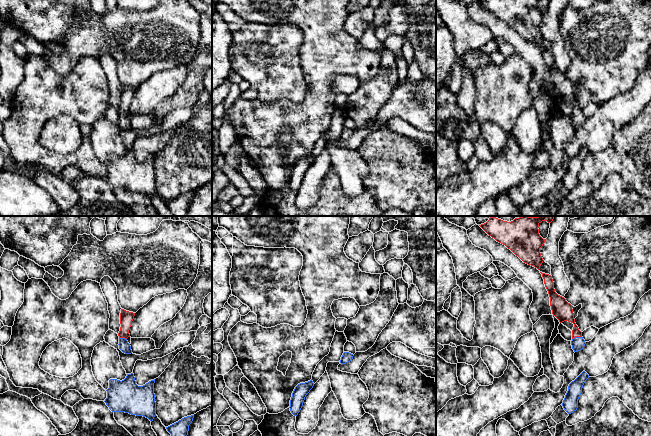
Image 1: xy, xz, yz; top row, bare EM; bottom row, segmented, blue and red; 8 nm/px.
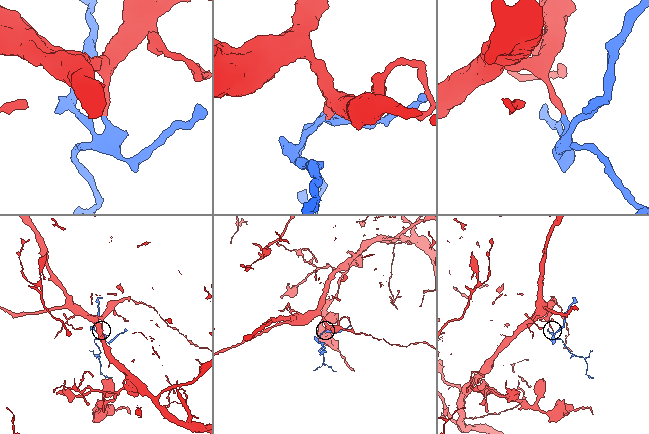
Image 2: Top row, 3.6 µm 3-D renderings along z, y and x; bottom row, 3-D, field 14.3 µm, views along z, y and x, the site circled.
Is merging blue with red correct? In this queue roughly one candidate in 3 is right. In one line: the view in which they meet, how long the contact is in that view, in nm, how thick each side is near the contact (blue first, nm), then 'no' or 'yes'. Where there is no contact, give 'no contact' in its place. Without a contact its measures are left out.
yz | 80 nm | 110/160 nm | yes

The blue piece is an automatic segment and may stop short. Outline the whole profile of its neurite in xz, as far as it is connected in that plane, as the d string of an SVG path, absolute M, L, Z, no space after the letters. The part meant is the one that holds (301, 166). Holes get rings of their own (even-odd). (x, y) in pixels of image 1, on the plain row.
M312 155L305 159L298 160L293 169L290 176L290 187L294 192L297 192L300 188L303 178L305 176L306 171L310 168L310 166L313 164L314 159Z

